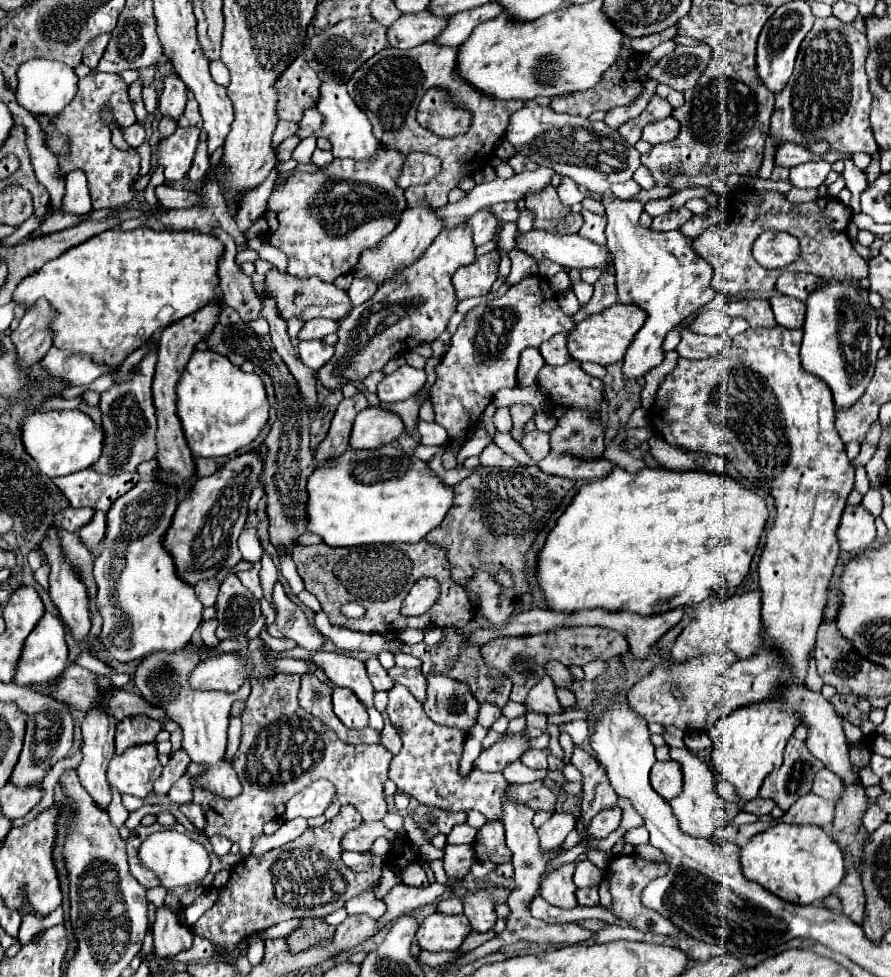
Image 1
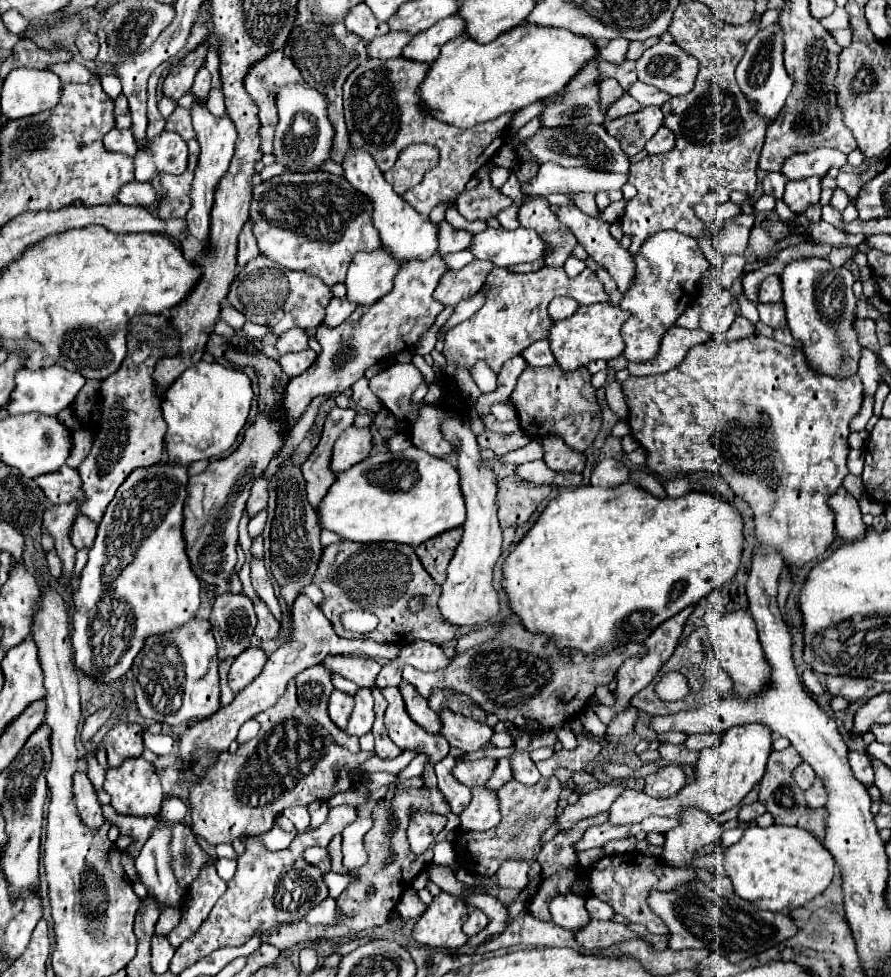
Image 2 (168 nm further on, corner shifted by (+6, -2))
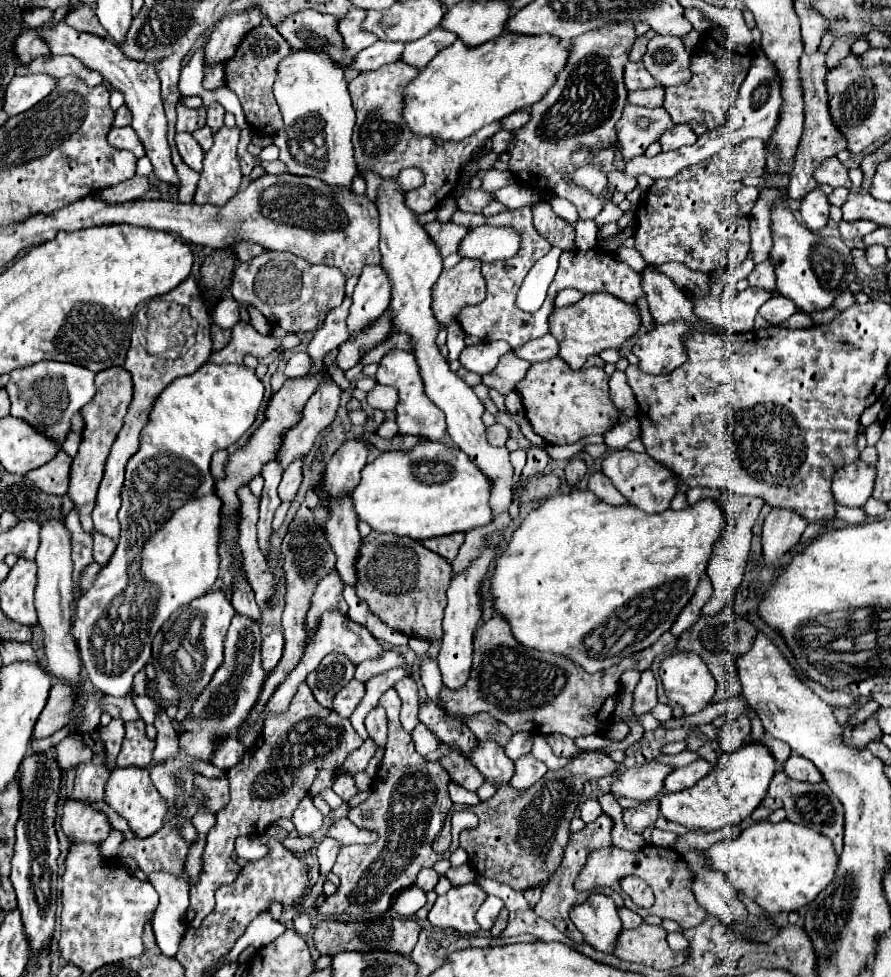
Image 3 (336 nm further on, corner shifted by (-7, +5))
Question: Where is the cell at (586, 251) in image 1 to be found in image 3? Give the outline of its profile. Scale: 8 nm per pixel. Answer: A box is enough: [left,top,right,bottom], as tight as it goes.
[458,227,520,263]

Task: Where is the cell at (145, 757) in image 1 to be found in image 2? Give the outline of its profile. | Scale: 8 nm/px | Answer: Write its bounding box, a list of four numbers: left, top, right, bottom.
[103,758,163,816]

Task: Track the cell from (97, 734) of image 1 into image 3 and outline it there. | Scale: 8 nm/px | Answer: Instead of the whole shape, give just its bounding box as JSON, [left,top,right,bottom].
[62,799,112,843]

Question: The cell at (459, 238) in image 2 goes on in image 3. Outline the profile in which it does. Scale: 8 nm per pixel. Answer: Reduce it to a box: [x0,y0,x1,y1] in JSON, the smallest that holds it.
[424,221,468,257]

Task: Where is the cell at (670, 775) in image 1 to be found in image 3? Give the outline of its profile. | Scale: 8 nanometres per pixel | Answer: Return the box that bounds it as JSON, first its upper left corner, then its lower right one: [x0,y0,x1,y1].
[664,759,714,791]

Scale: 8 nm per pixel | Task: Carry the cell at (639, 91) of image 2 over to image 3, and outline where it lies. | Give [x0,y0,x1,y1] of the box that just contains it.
[624,61,656,91]

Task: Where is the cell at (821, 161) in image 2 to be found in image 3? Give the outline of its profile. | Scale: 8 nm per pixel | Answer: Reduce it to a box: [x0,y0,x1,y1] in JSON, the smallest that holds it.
[816,159,852,187]

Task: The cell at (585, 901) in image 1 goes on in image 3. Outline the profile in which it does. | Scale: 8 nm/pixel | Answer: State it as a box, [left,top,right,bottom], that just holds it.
[618,907,642,929]

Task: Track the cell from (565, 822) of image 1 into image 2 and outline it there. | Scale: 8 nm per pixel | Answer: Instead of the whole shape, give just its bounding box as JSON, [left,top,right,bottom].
[555,784,625,832]

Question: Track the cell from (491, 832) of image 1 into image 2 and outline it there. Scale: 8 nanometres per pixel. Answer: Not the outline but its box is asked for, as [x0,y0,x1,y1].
[455,776,561,874]

